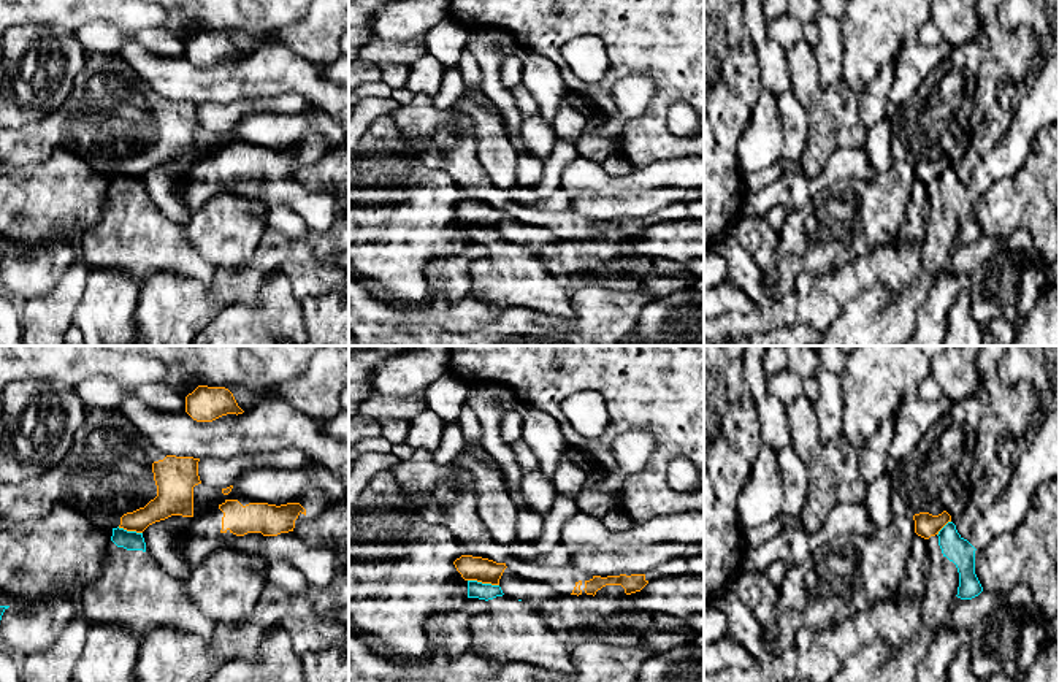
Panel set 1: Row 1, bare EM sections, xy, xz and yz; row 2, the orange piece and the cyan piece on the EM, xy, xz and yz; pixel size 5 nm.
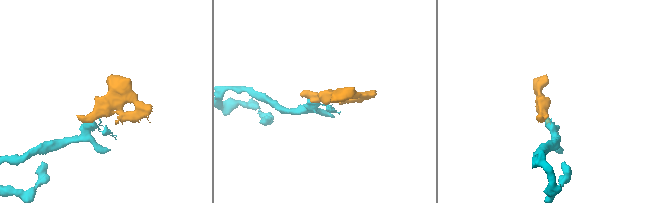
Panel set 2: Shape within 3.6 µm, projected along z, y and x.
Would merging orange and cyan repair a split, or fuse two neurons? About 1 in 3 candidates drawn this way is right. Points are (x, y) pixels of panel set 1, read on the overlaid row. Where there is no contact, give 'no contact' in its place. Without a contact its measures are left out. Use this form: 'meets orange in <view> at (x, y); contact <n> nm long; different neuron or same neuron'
meets orange in xz at (484, 582); contact 160 nm long; different neuron

